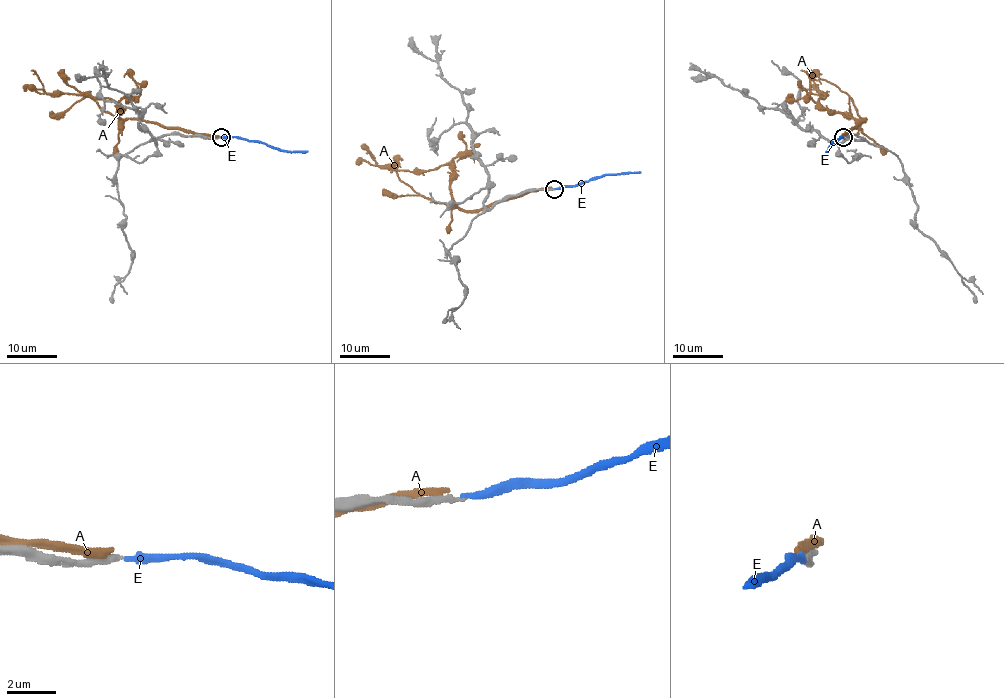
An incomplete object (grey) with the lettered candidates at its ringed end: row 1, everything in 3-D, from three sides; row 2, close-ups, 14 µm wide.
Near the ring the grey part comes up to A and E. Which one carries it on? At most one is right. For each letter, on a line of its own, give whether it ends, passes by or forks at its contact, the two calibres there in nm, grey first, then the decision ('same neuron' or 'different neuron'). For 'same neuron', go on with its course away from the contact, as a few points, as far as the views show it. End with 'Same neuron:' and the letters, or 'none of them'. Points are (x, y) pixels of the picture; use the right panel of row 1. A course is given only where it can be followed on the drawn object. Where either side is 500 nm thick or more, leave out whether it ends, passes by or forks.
A: it ends there; 380 nm thick on the grey side, 300 nm on the other; different neuron
E: it ends there; 240 nm thick on the grey side, 260 nm on the other; different neuron
Same neuron: none of them

